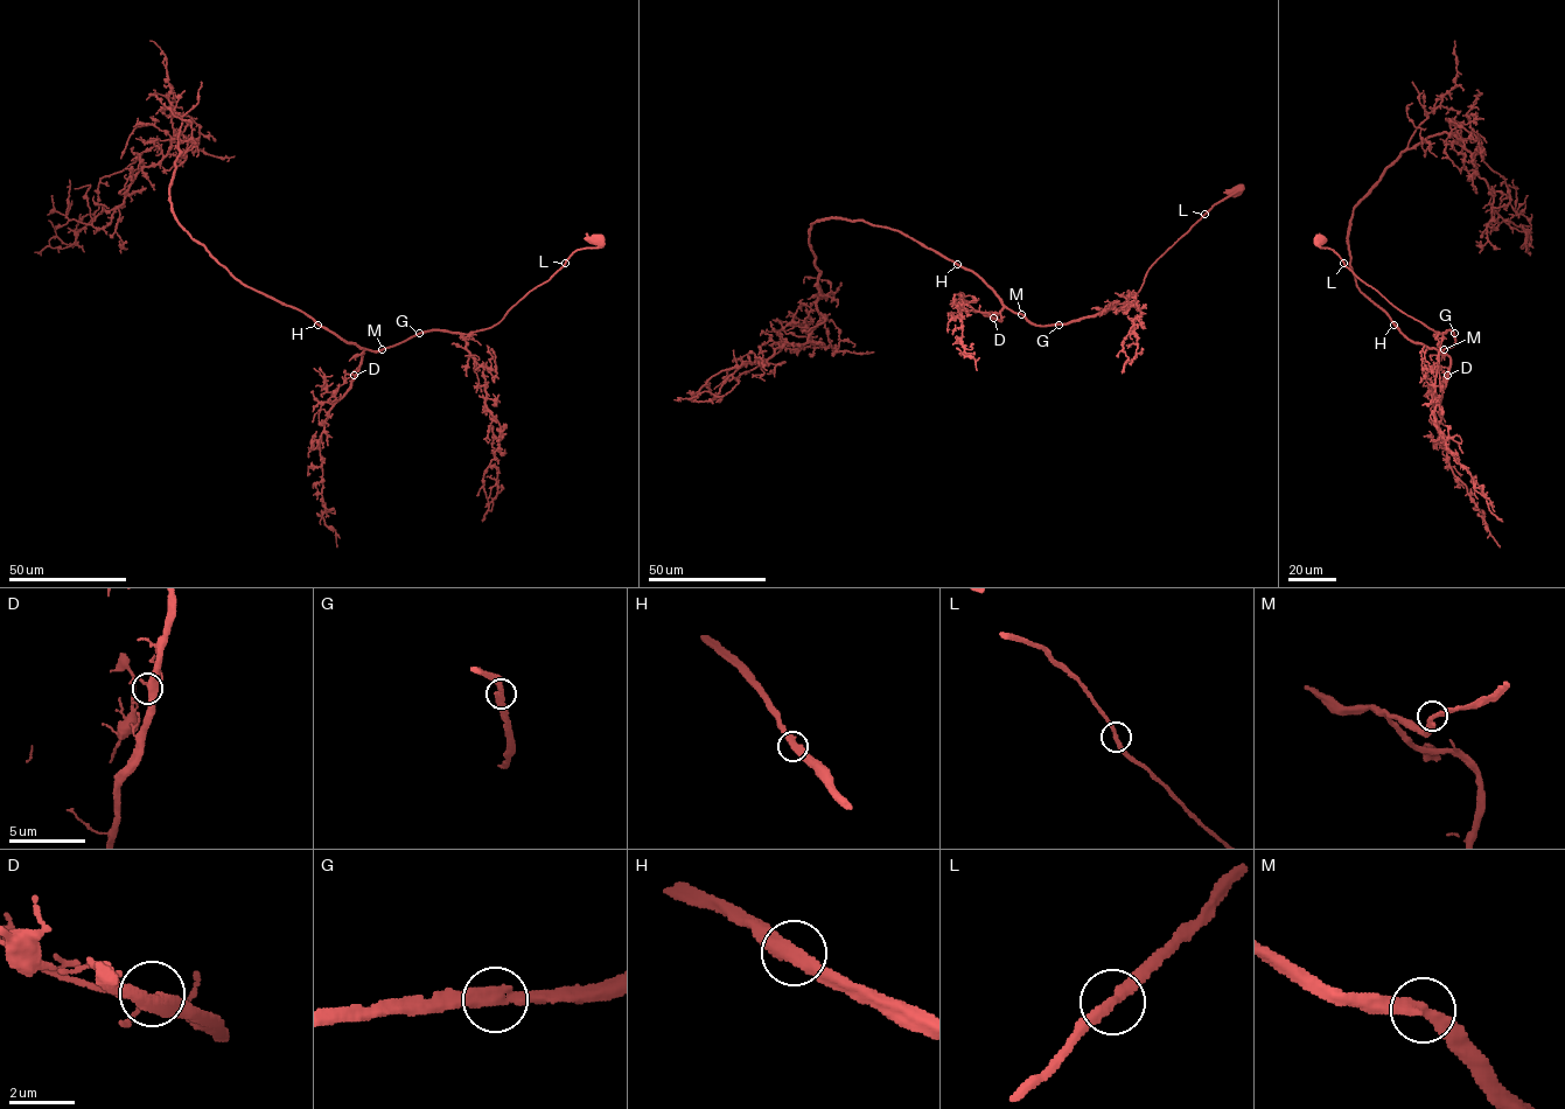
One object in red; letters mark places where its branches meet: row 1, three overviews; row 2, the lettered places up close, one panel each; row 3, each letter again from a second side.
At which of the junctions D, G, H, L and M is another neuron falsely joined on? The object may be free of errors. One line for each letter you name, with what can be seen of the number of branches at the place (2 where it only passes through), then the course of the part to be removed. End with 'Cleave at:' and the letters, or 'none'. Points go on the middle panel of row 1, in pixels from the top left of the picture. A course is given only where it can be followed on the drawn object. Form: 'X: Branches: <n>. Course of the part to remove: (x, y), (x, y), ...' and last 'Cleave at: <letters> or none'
Cleave at: none

